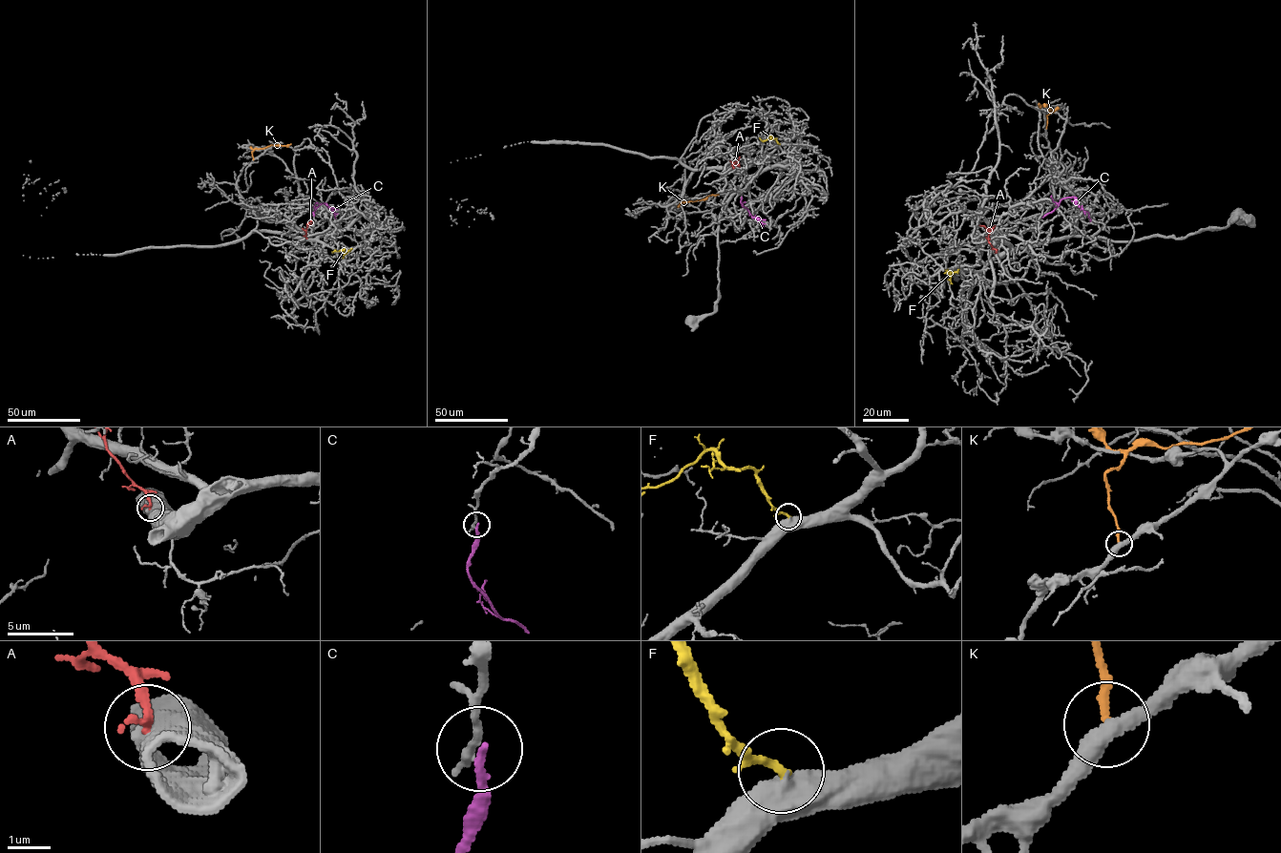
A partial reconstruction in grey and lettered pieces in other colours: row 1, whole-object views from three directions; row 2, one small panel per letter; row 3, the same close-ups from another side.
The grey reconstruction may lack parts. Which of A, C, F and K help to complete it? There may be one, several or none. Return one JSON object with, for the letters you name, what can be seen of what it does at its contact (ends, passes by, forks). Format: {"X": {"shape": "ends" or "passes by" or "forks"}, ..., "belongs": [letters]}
{"F": {"shape": "ends"}, "belongs": ["F"]}

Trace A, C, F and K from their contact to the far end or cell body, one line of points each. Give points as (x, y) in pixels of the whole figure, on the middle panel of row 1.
A: (734, 168), (733, 162), (740, 156)
C: (742, 197), (741, 202), (763, 227)
F: (779, 144), (770, 136), (765, 140), (759, 138)
K: (681, 199), (692, 201), (719, 195)

